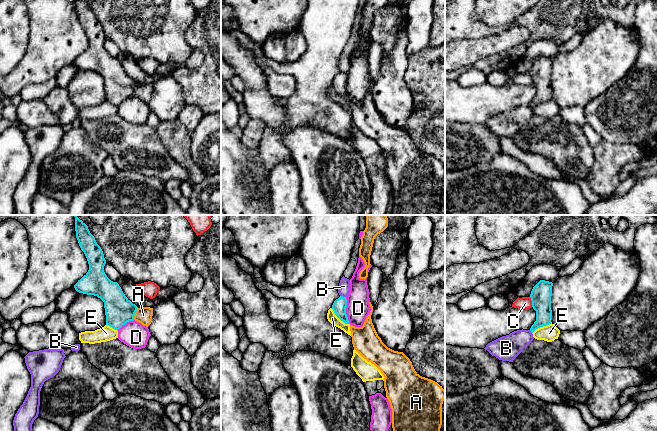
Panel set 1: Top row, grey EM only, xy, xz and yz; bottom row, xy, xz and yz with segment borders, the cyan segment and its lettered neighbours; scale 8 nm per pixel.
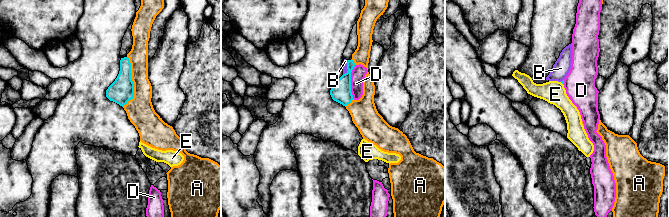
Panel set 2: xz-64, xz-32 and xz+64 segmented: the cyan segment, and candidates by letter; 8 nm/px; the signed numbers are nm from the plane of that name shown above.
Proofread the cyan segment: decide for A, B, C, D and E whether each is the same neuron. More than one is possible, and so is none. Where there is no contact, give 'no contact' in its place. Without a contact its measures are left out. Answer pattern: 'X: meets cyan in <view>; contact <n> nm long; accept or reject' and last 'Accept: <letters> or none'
A: meets cyan in xy; contact 100 nm long; accept
B: meets cyan in xz; contact 50 nm long; reject
C: meets cyan in yz; contact 80 nm long; reject
D: meets cyan in xz; contact 220 nm long; reject
E: meets cyan in xz; contact 190 nm long; reject
Accept: A

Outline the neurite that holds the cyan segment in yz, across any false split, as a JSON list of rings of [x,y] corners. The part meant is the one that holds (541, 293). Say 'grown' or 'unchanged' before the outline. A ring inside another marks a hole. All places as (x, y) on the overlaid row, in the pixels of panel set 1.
unchanged; [[[540,280],[532,289],[530,298],[532,307],[536,311],[536,321],[531,326],[530,331],[533,333],[536,329],[551,324],[551,296],[553,283]]]

